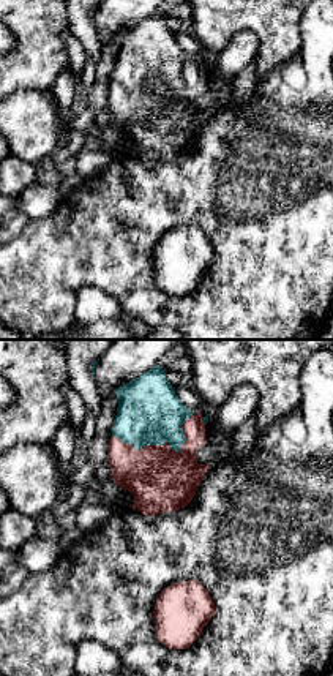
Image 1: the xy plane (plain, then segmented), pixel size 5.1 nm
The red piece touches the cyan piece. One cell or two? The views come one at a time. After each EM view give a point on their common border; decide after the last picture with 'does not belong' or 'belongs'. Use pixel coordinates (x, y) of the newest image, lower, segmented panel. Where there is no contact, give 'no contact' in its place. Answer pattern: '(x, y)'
(164, 443)

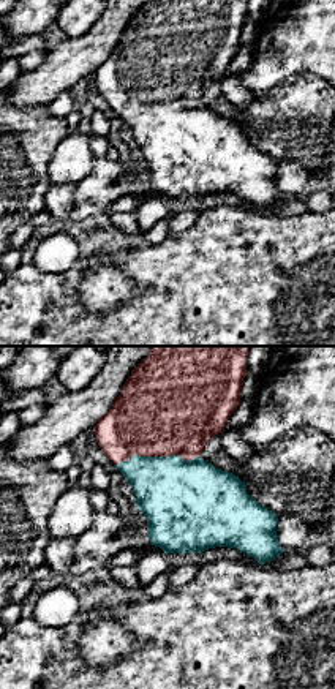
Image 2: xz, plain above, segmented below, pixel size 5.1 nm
(155, 455)

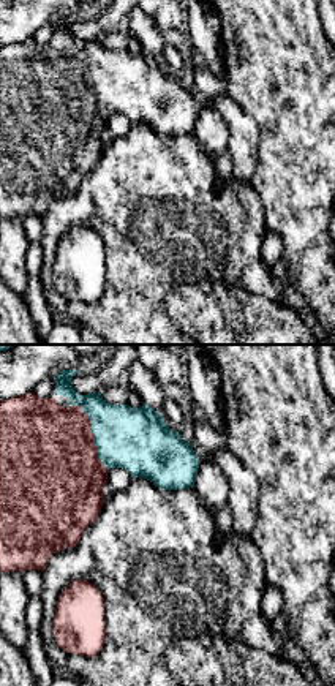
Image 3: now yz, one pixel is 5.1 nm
(90, 432)

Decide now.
belongs

